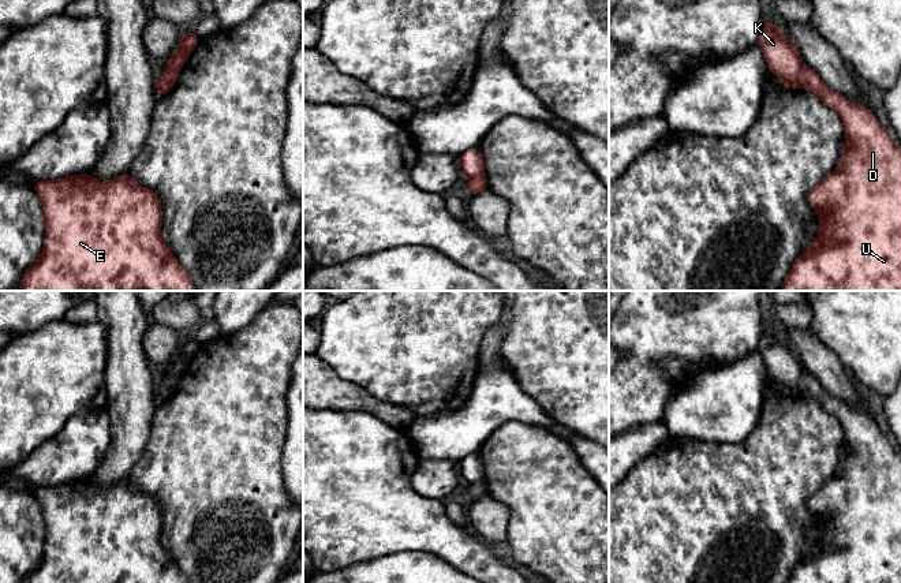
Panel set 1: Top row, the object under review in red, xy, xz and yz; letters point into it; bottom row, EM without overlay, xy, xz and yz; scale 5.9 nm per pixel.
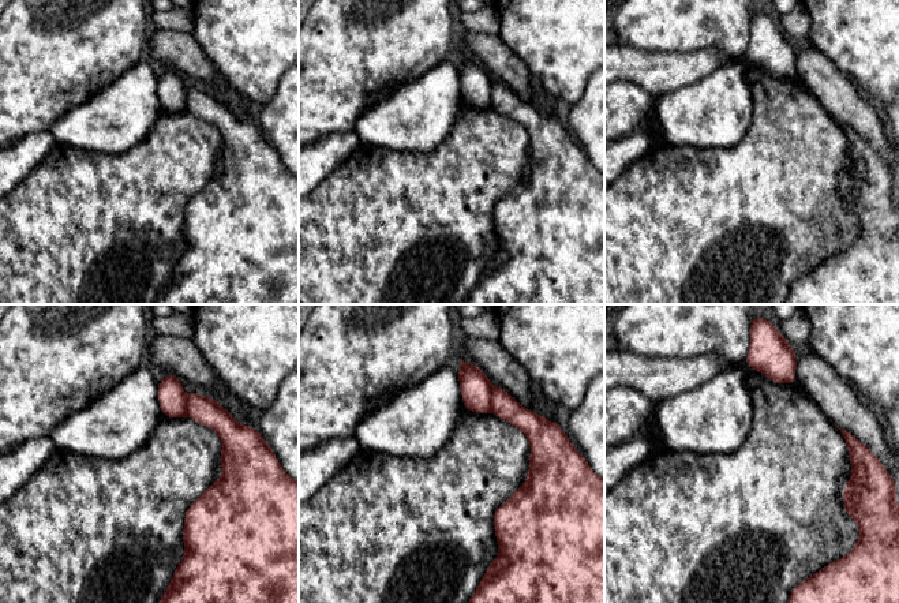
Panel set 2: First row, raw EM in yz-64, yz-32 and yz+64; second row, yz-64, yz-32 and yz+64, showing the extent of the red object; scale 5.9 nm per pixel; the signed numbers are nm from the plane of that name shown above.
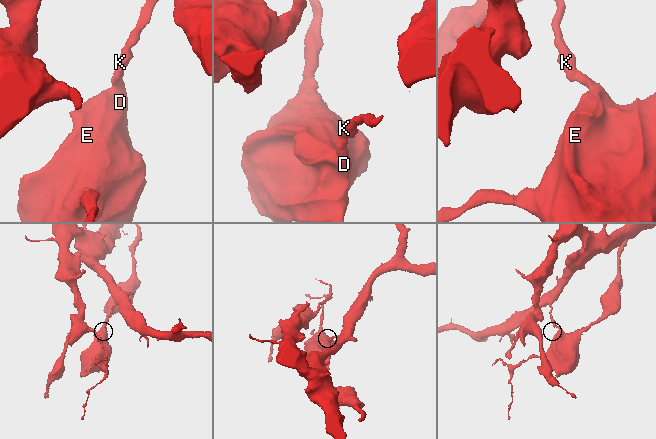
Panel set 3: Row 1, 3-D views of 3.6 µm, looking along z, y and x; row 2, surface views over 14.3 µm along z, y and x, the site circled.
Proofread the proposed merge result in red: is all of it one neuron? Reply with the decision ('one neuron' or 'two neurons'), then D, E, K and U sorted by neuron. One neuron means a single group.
two neurons | D E U / K

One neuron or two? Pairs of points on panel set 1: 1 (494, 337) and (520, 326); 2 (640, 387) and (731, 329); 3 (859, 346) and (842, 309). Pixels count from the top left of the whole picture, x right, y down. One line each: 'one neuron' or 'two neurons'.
1: two neurons
2: one neuron
3: one neuron

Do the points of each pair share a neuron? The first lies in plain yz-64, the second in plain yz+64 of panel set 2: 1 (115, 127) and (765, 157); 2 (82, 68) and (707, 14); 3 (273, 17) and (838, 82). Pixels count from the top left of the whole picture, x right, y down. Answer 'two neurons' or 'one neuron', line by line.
1: two neurons
2: one neuron
3: two neurons

